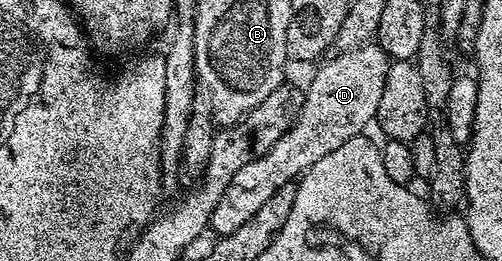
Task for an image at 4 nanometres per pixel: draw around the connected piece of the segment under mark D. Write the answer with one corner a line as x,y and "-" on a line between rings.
376,42
360,44
357,48
346,48
336,54
338,56
331,57
314,74
313,81
305,92
305,101
298,112
296,109
288,130
267,150
267,154
247,162
247,166
243,166
243,170
239,170
239,174
231,178
227,190
223,190
223,198
219,198
213,211
212,231
228,234
243,226
243,222
247,222
247,218
251,218
251,214
255,214
255,210
259,210
259,206
263,206
263,202
267,202
267,198
271,198
271,194
279,190
279,186
296,181
300,172
308,173
315,166
315,162
319,162
319,158
327,158
331,150
339,150
343,142
362,135
366,131
365,127
376,121
379,98
383,98
383,82
387,78
387,70
391,63
388,54

